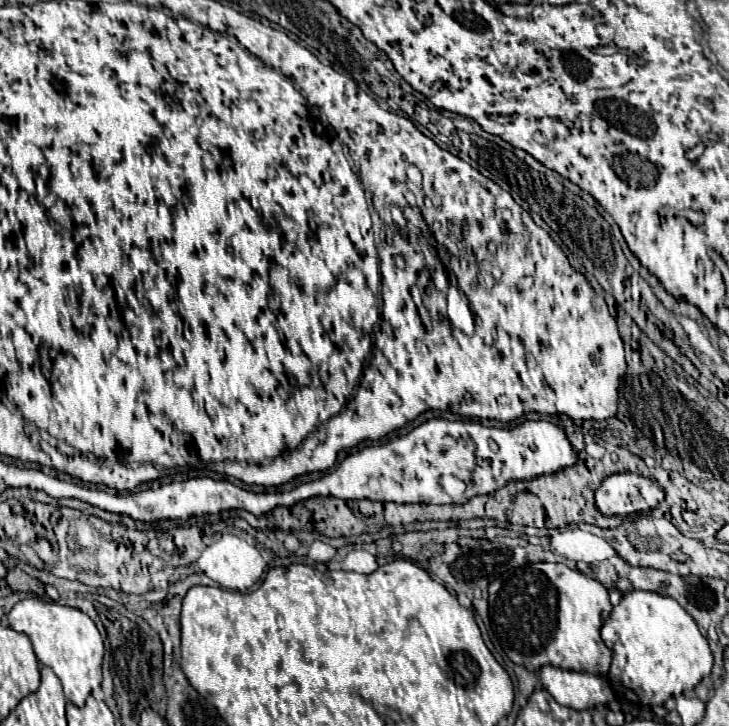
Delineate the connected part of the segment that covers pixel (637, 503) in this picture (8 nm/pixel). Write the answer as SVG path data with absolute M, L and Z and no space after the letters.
M631 471L609 475L595 491L595 505L605 515L631 515L653 511L665 499L655 479Z

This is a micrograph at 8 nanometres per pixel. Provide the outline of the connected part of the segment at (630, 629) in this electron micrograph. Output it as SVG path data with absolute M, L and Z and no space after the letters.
M653 591L625 593L605 621L601 637L613 651L607 679L631 703L663 705L665 699L695 689L713 667L713 653L693 617L675 599Z

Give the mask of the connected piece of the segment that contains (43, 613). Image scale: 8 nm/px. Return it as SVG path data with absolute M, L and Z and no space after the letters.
M29 597L19 601L9 613L9 625L15 631L25 633L33 641L37 659L51 667L59 677L65 697L83 707L89 693L101 685L101 665L103 665L103 639L91 617L75 607L59 605L55 601L45 601L39 597Z

